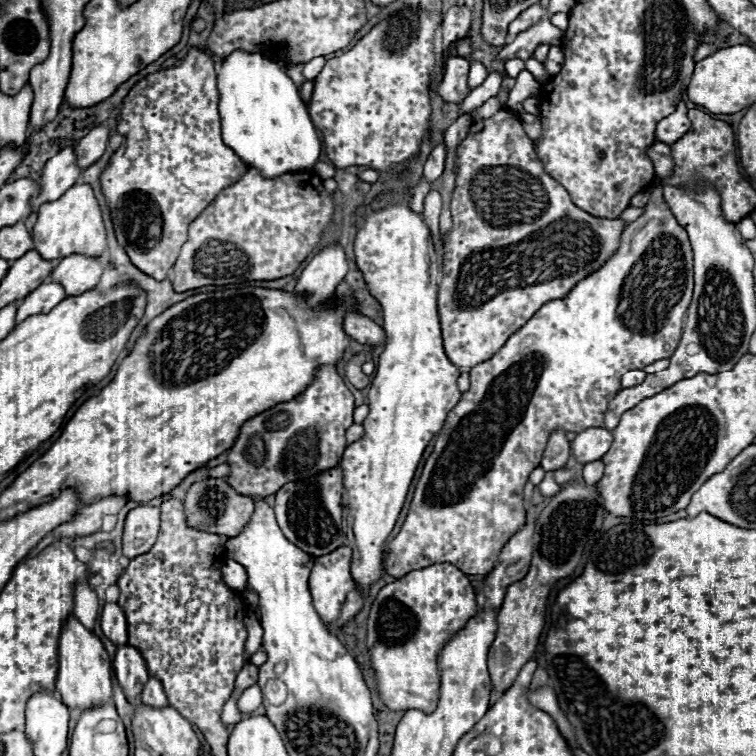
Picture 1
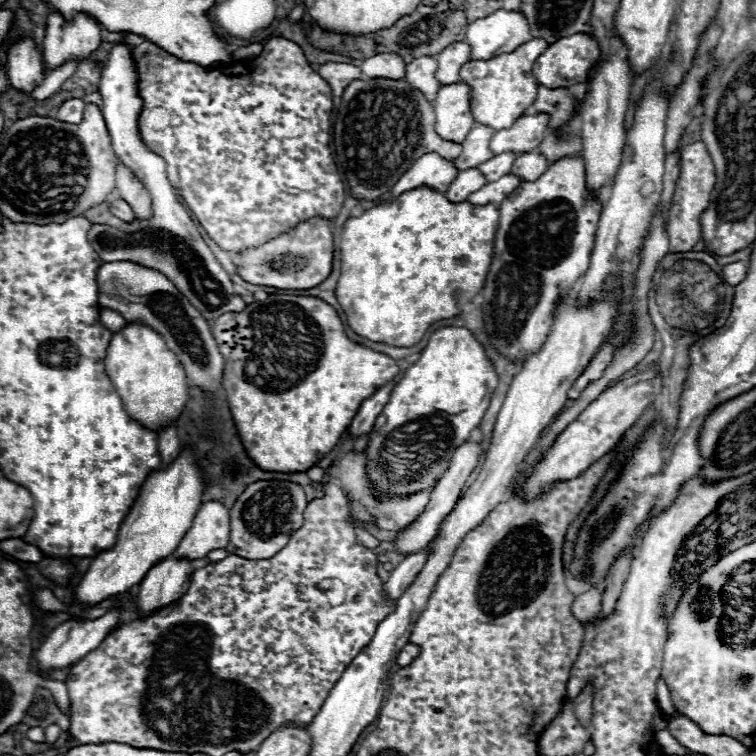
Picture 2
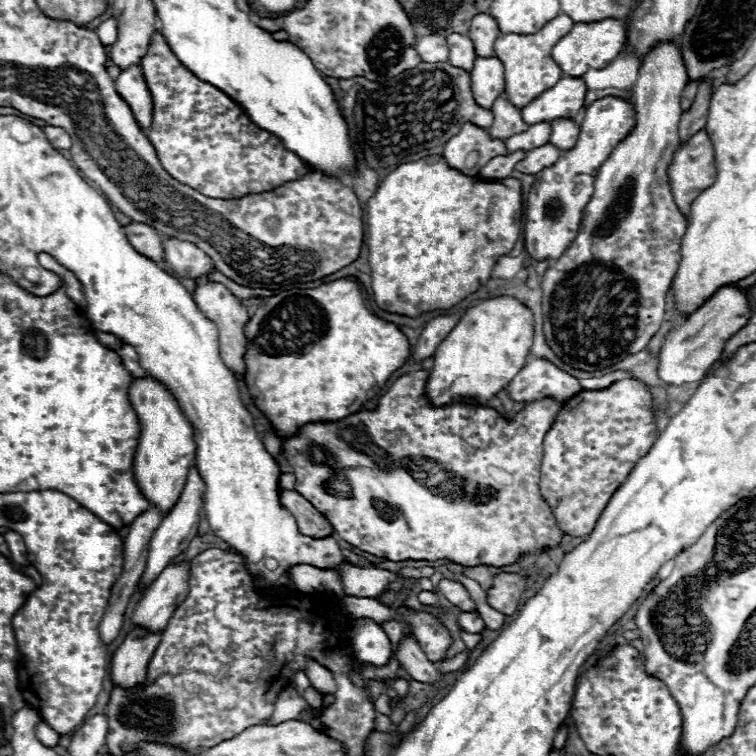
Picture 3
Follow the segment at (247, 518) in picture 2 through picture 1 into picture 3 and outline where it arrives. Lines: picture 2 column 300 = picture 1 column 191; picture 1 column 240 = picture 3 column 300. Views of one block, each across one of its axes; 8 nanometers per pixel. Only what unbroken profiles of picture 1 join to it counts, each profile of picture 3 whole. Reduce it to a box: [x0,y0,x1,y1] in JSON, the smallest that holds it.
[280,490,334,538]

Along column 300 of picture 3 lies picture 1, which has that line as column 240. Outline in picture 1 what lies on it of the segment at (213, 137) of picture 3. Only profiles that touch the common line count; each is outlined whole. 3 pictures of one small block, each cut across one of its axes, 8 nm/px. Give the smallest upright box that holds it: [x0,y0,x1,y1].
[102,48,248,280]

